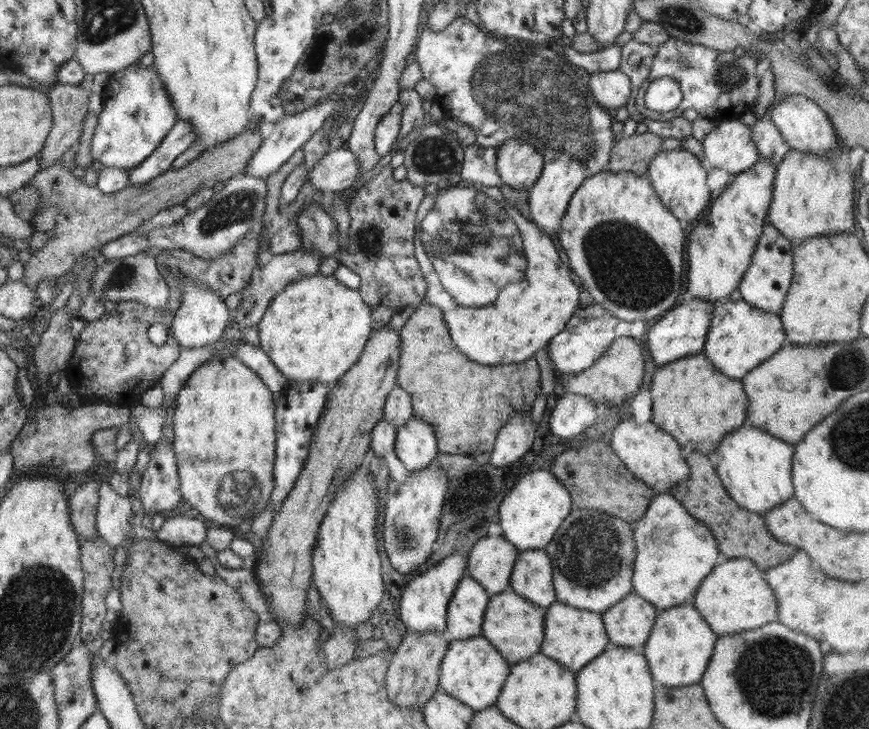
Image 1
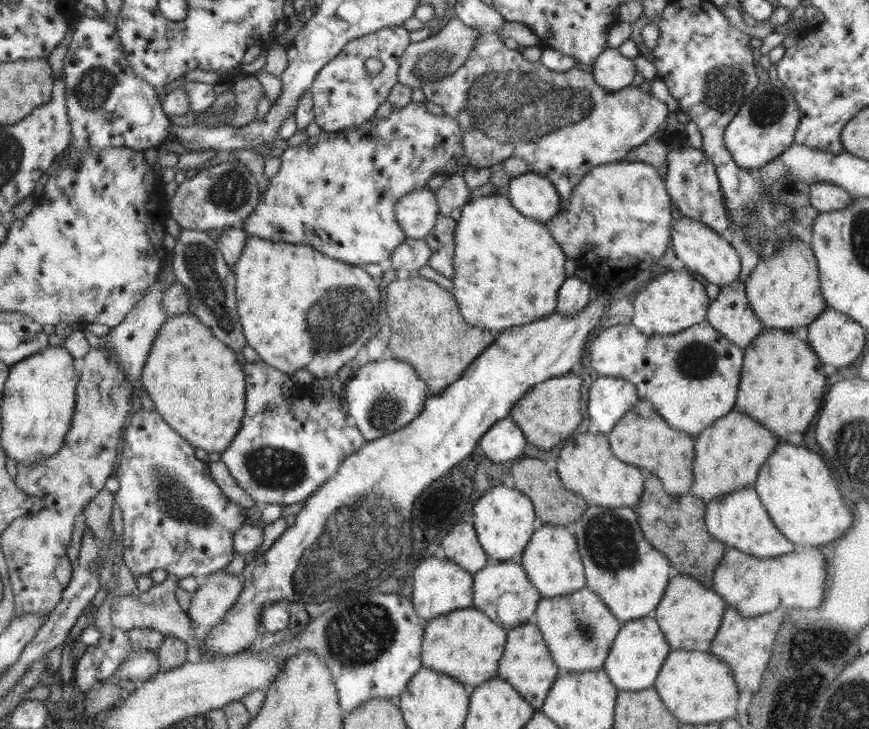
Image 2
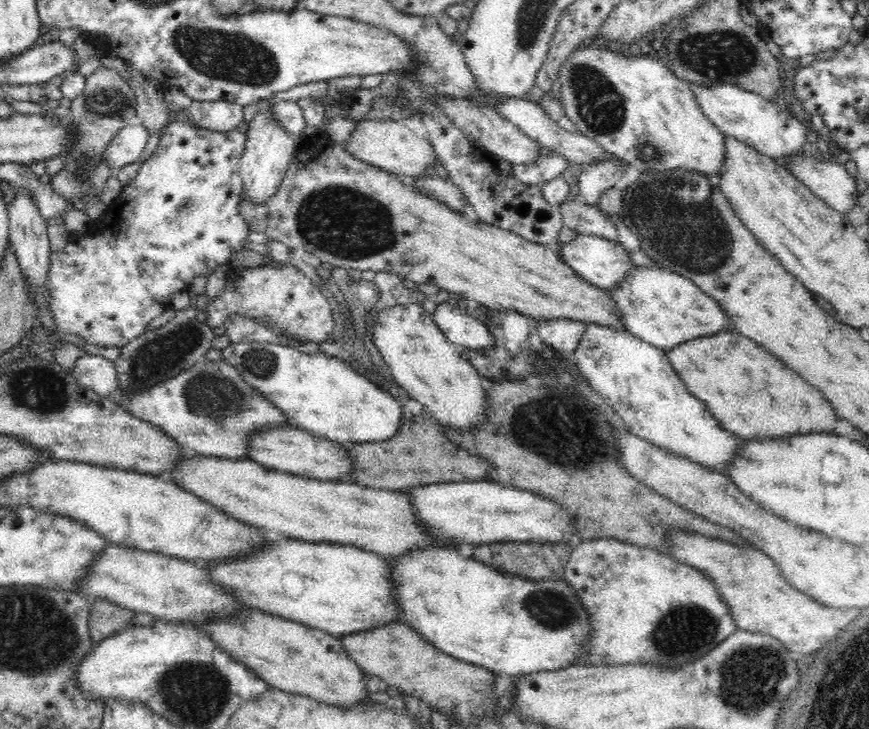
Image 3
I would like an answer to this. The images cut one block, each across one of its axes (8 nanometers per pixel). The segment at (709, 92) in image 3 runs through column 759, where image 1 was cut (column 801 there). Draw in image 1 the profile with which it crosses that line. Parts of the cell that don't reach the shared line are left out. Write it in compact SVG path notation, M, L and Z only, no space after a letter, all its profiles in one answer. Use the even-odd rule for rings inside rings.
M799 94L785 96L785 100L775 104L768 114L791 149L826 159L828 153L834 153L834 149L840 146L839 138L828 115L807 96Z

